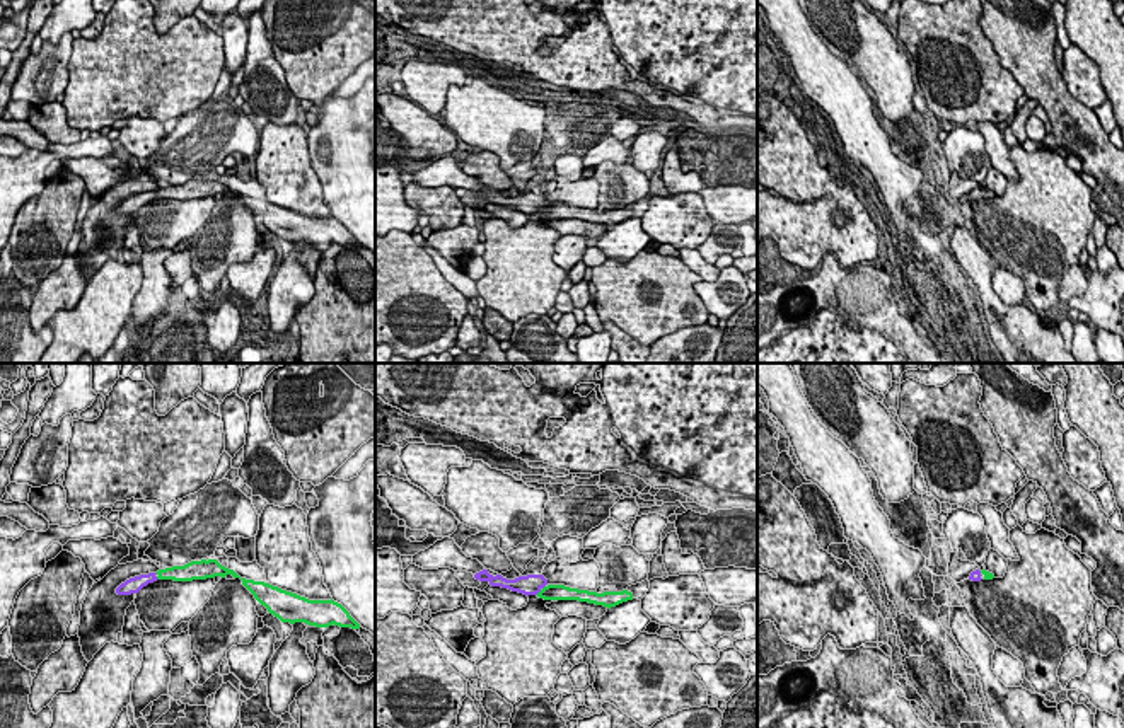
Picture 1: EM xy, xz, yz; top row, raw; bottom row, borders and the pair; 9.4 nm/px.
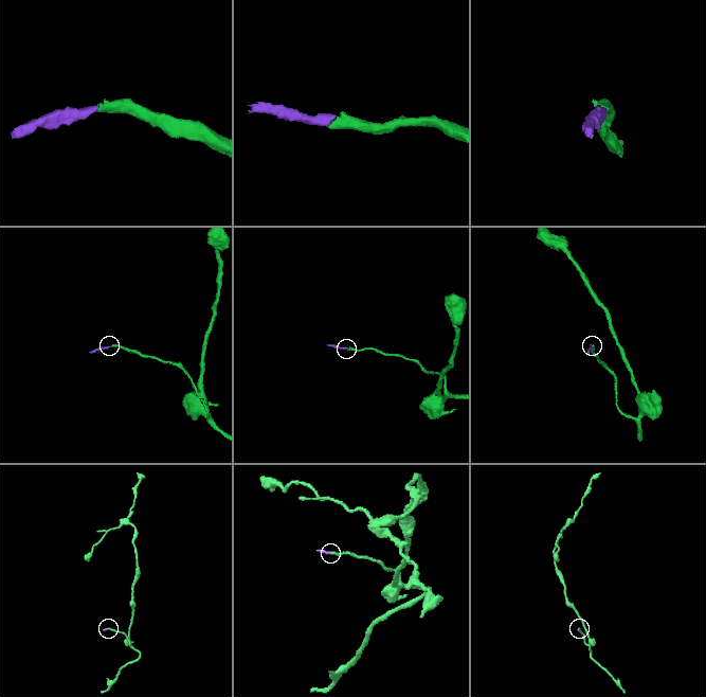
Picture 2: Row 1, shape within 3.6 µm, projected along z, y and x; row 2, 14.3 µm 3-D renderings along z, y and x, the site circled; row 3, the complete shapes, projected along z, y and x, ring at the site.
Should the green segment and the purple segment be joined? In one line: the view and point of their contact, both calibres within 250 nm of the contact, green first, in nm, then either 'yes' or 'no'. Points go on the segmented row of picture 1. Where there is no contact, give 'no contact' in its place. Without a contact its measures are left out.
xz (541, 590) | 160/190 nm | yes

